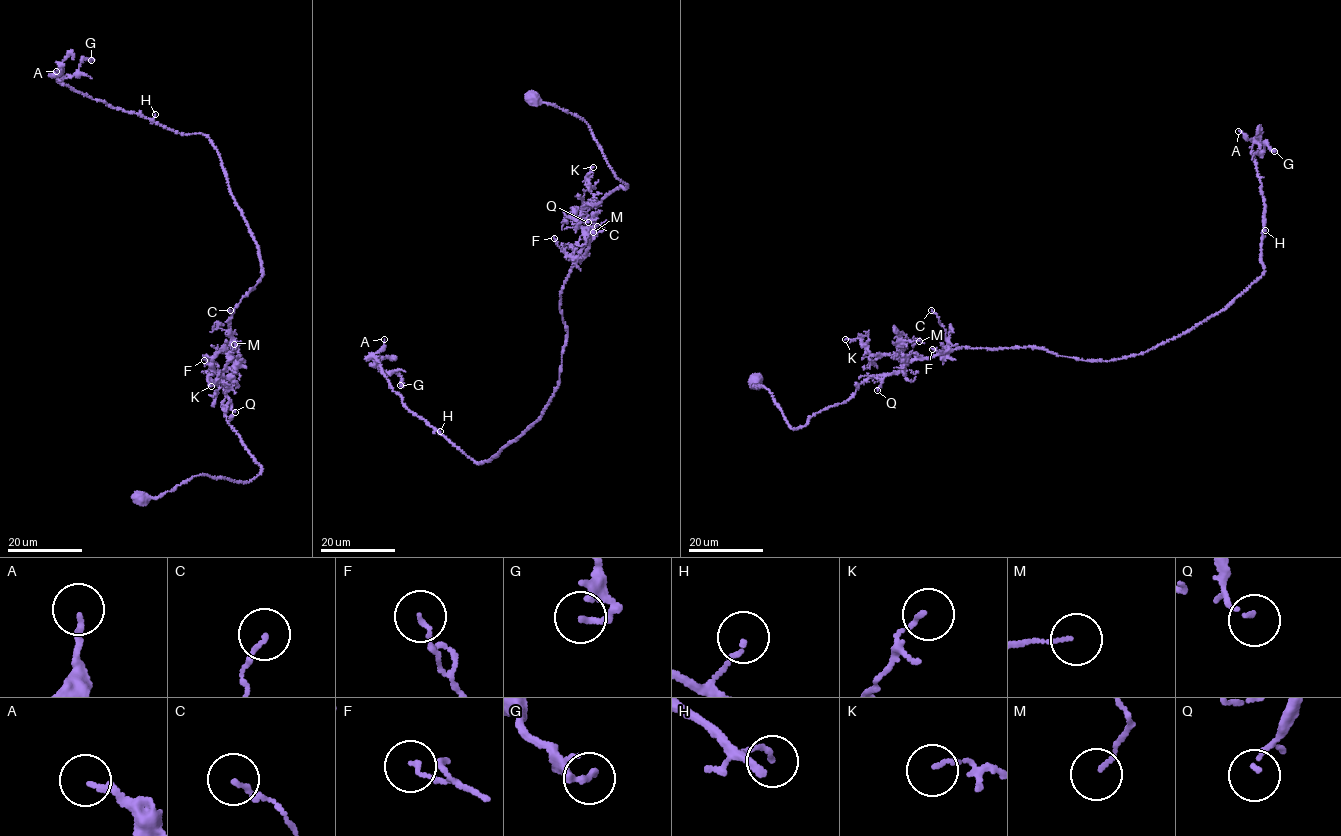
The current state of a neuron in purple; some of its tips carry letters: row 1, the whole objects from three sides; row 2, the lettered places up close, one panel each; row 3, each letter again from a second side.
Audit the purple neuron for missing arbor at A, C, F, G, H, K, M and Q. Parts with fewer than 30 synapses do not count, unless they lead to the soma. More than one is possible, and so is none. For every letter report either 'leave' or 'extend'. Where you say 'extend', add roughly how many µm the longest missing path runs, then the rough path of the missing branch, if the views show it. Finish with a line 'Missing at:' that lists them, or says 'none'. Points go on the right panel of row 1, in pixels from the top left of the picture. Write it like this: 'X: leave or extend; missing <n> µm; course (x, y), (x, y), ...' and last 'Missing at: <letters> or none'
A: leave
C: leave
F: leave
G: leave
H: leave
K: leave
M: extend; missing 20 µm; course (919, 341), (928, 338), (924, 325), (923, 305), (918, 306)
Q: leave
Missing at: M

